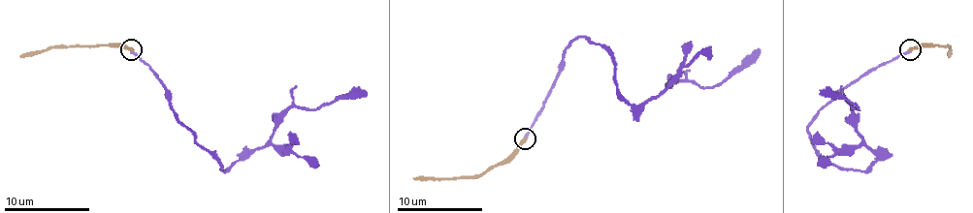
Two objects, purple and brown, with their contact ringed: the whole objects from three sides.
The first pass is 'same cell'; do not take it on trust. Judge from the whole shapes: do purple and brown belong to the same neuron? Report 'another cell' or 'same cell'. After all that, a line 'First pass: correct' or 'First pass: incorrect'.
another cell
First pass: incorrect

